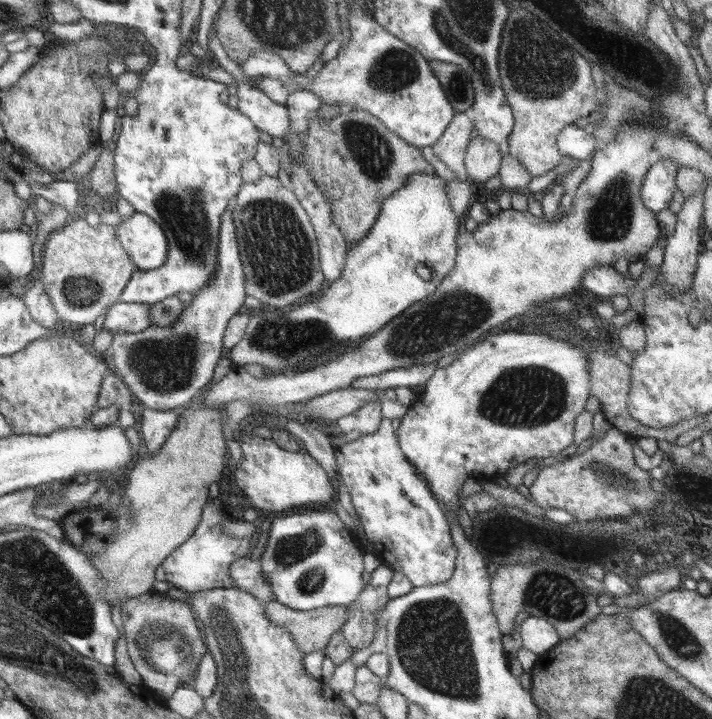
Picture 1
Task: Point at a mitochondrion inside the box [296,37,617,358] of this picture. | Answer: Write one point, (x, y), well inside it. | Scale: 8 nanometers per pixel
(541, 75)

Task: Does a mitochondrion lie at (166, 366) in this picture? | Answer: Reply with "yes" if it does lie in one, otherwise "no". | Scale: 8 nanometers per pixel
yes

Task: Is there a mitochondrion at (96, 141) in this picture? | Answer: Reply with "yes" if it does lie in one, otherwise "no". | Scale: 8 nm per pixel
no

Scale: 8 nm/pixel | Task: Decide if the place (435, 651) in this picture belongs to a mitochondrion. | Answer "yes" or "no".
yes

